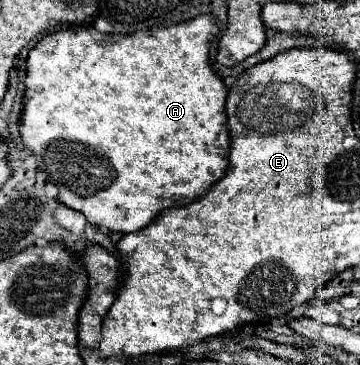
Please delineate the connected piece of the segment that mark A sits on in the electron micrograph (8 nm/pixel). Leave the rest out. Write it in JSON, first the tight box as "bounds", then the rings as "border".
{"bounds":[20,16,230,232],"border":[[[196,16],[186,22],[168,26],[168,28],[156,28],[154,34],[150,30],[138,30],[134,34],[128,34],[124,38],[118,38],[110,42],[110,34],[102,34],[94,30],[92,26],[80,28],[80,30],[60,30],[54,34],[44,36],[28,54],[28,74],[26,74],[26,102],[20,122],[20,136],[26,148],[32,150],[32,154],[38,160],[38,170],[46,172],[48,182],[56,184],[60,188],[58,200],[72,210],[78,210],[86,216],[86,220],[98,228],[106,228],[112,232],[136,232],[140,228],[146,228],[152,224],[160,212],[166,208],[186,206],[202,198],[228,170],[228,152],[230,152],[230,136],[228,136],[228,118],[226,118],[226,96],[228,86],[222,82],[222,78],[210,68],[208,52],[210,42],[216,36],[218,28],[212,22],[212,16]]]}

